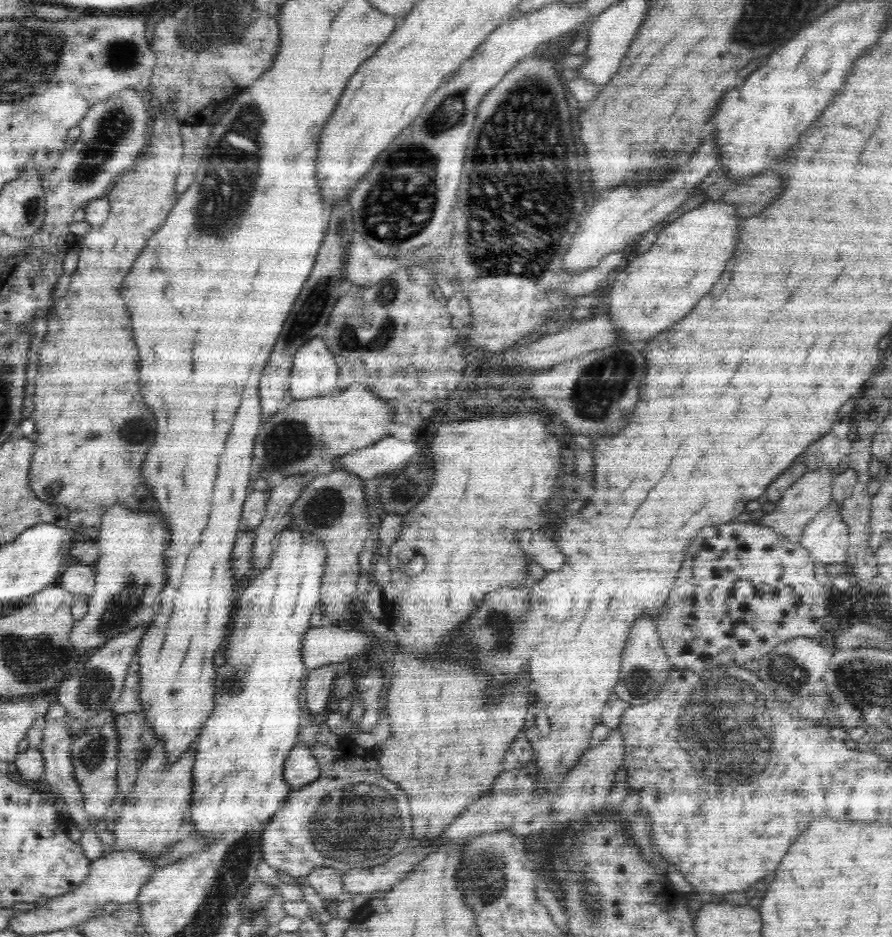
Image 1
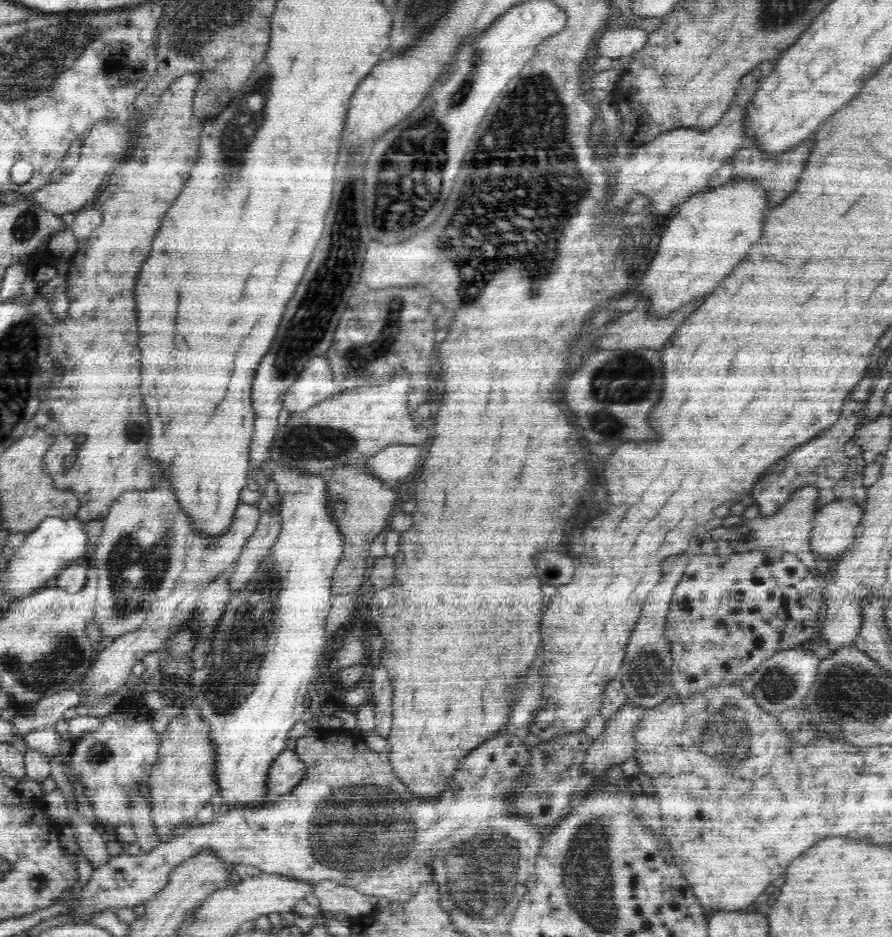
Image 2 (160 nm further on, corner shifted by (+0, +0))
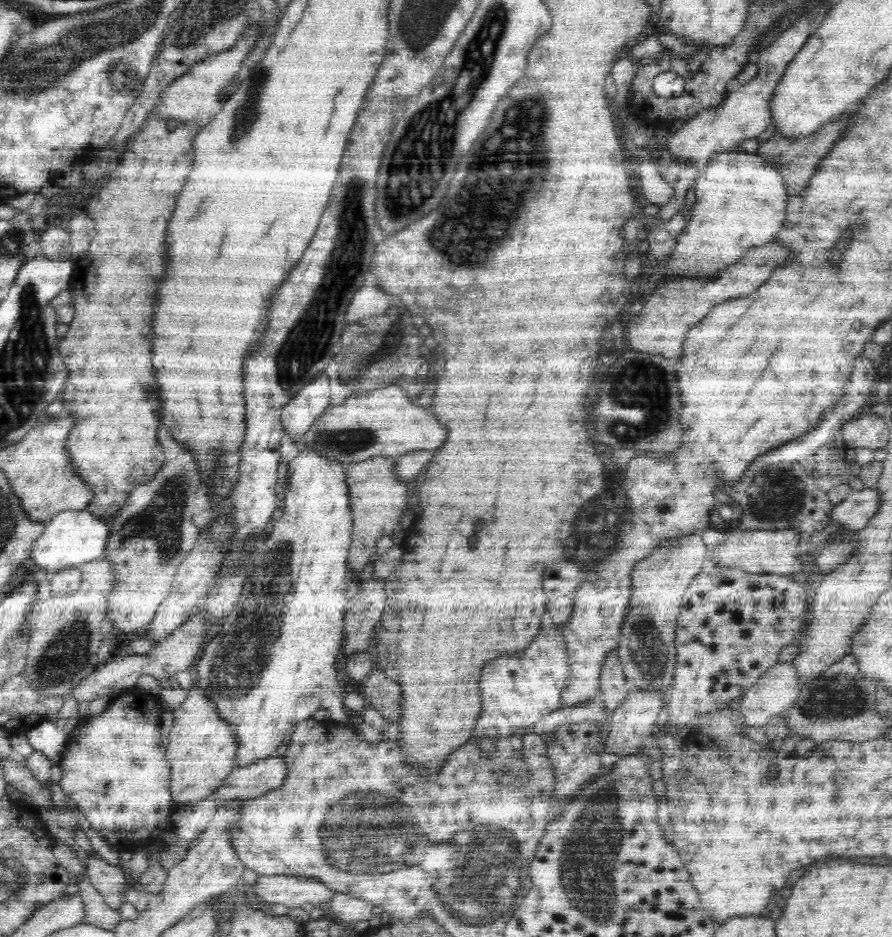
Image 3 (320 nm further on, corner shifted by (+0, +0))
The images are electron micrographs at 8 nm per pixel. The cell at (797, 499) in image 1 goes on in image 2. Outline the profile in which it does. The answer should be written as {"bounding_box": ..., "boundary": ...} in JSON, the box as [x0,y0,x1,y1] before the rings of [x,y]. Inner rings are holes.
{"bounding_box":[722,484,818,554],"boundary":[[[811,484],[804,486],[804,488],[796,490],[778,512],[774,512],[770,516],[743,520],[741,523],[727,528],[722,537],[736,552],[750,552],[750,550],[762,550],[762,548],[772,548],[772,546],[792,554],[808,552],[811,550],[810,538],[815,522],[815,504],[818,500],[818,491]]]}

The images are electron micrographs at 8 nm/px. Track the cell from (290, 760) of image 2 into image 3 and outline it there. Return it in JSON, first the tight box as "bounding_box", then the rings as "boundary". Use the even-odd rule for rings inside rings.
{"bounding_box":[213,754,286,800],"boundary":[[[275,754],[246,768],[234,768],[224,782],[213,790],[222,800],[253,799],[278,788],[286,778],[284,758]]]}

